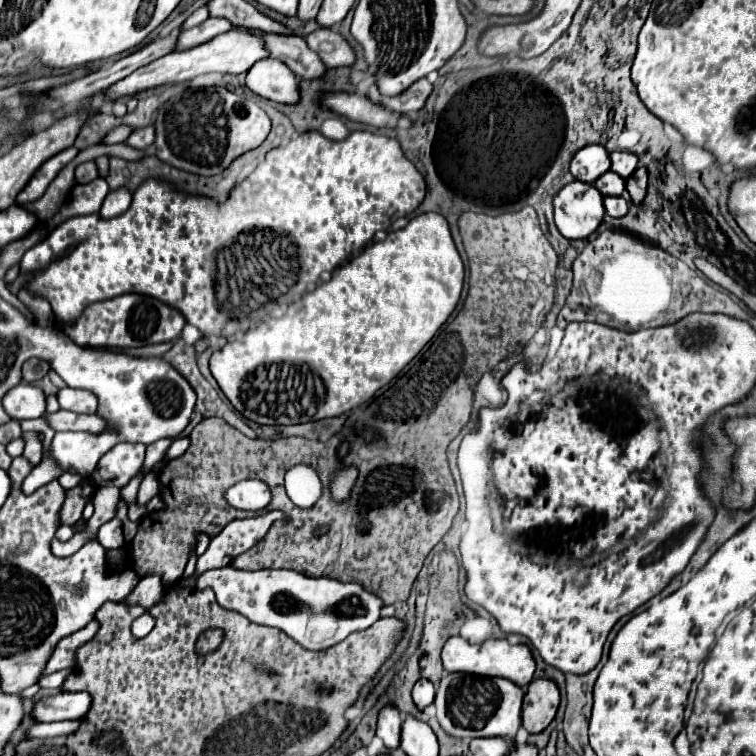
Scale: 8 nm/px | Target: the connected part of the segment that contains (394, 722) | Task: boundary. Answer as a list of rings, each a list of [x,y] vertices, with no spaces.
[[[387,705],[377,715],[377,737],[383,739],[385,747],[397,749],[401,737],[401,717],[395,705]]]

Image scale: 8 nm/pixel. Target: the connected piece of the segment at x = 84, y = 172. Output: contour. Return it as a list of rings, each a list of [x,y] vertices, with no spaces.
[[[95,161],[81,163],[81,165],[75,169],[75,183],[79,183],[79,185],[91,183],[91,181],[97,179],[97,177],[99,177],[99,169],[97,169]]]

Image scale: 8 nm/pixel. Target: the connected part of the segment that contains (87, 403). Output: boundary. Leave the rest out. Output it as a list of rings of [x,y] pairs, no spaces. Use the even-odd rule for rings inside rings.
[[[65,387],[57,395],[61,409],[73,411],[73,413],[95,413],[97,411],[97,397],[89,391],[81,389],[71,389]]]

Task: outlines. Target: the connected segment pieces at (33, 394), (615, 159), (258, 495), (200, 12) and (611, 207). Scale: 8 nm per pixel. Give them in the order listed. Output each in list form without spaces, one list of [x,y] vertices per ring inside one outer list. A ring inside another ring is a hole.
[[[19,383],[3,397],[5,413],[11,419],[37,419],[45,415],[45,393],[29,383]]]
[[[613,151],[611,153],[611,171],[619,177],[627,179],[637,169],[637,155],[629,151]]]
[[[245,479],[227,491],[227,501],[237,509],[259,511],[271,499],[269,487],[257,479]],[[241,503],[241,505],[239,505]]]
[[[201,7],[201,9],[197,9],[181,27],[183,29],[189,29],[189,27],[195,27],[195,25],[199,25],[199,23],[203,23],[205,19],[209,17],[209,9],[207,7]]]
[[[605,197],[603,203],[605,203],[605,209],[611,217],[623,217],[629,209],[625,197]]]

